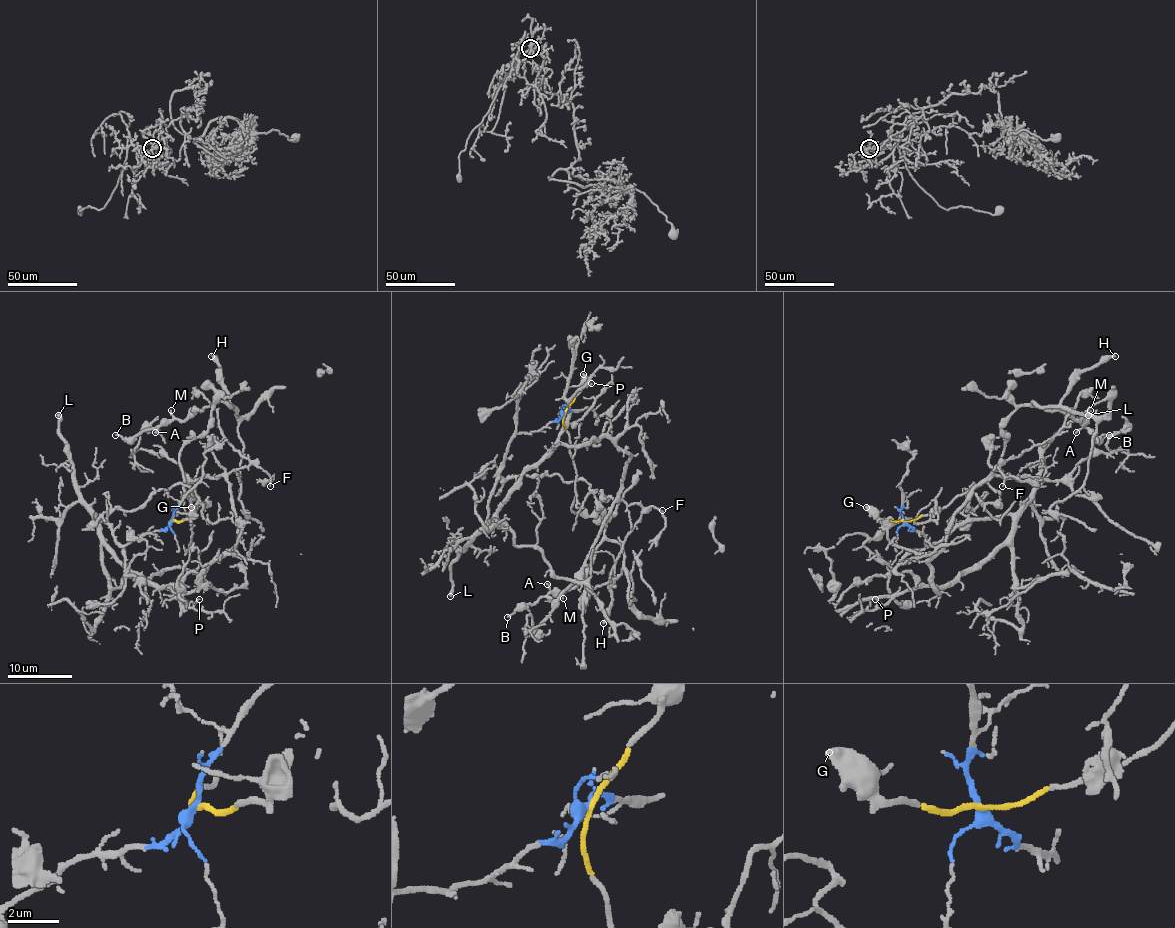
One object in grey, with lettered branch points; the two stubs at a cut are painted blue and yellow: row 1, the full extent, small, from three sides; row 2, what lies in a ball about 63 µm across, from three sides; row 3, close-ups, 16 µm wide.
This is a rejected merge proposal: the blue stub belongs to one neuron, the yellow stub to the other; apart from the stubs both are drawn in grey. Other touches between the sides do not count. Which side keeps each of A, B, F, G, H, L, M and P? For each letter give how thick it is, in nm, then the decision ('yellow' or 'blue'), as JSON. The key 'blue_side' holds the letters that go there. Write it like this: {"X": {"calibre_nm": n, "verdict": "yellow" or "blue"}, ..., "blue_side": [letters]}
{"A": {"calibre_nm": 140, "verdict": "yellow"}, "B": {"calibre_nm": 120, "verdict": "yellow"}, "F": {"calibre_nm": 90, "verdict": "blue"}, "G": {"calibre_nm": 500, "verdict": "yellow"}, "H": {"calibre_nm": 260, "verdict": "yellow"}, "L": {"calibre_nm": 280, "verdict": "blue"}, "M": {"calibre_nm": 130, "verdict": "yellow"}, "P": {"calibre_nm": 100, "verdict": "blue"}, "blue_side": ["F", "L", "P"]}

